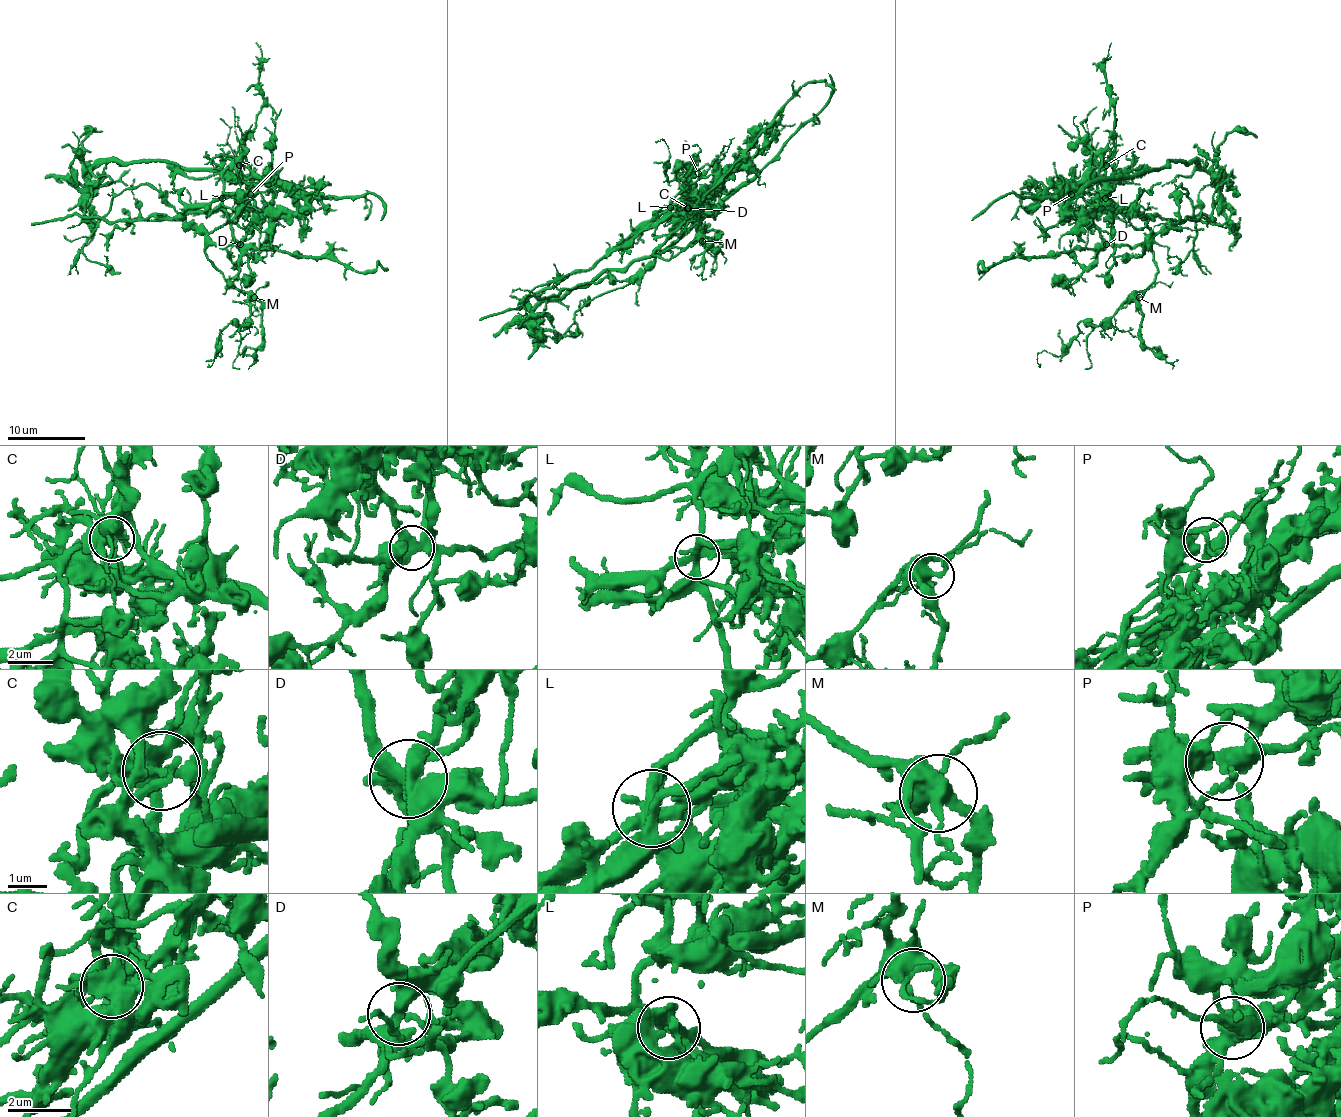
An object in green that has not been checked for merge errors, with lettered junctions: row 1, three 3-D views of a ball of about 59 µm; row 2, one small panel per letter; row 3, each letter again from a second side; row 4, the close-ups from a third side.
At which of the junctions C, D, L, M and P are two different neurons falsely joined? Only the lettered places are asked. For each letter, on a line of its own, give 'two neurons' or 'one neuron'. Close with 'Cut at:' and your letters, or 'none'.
C: two neurons
D: two neurons
L: two neurons
M: one neuron
P: one neuron
Cut at: C, D, L

